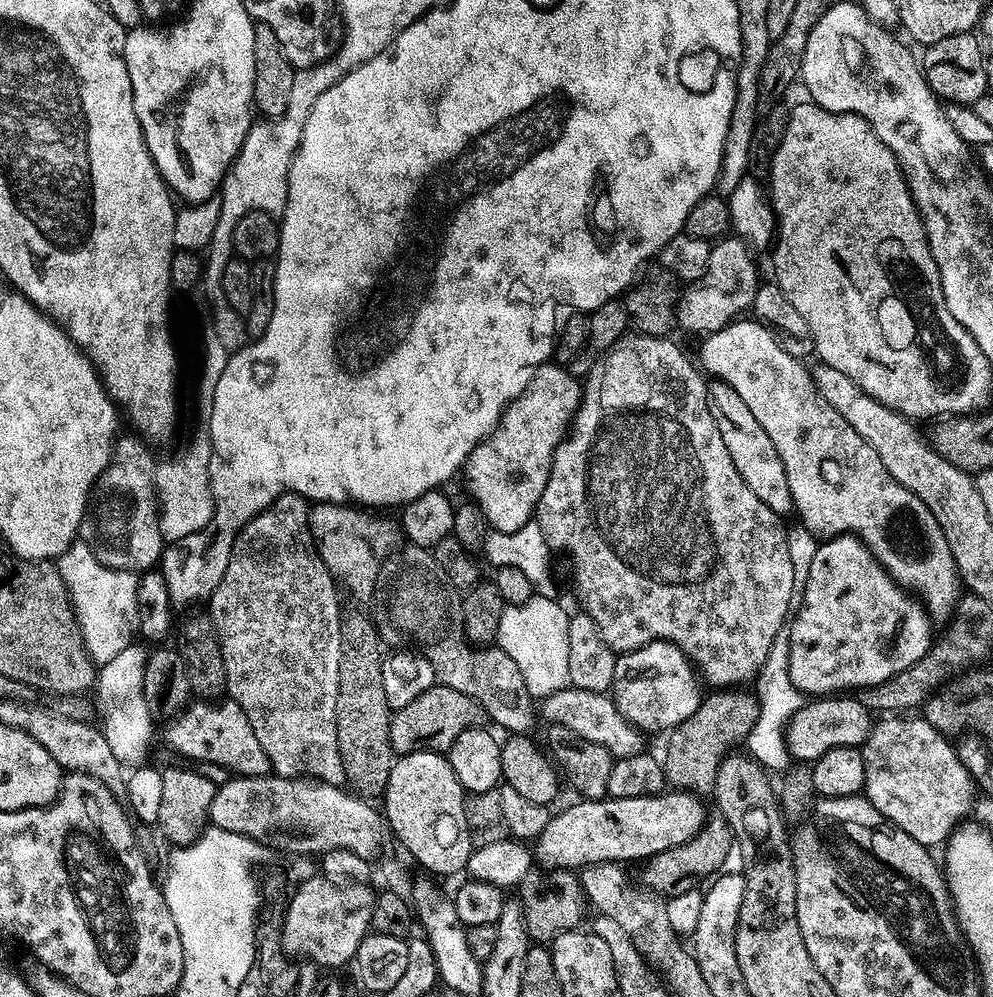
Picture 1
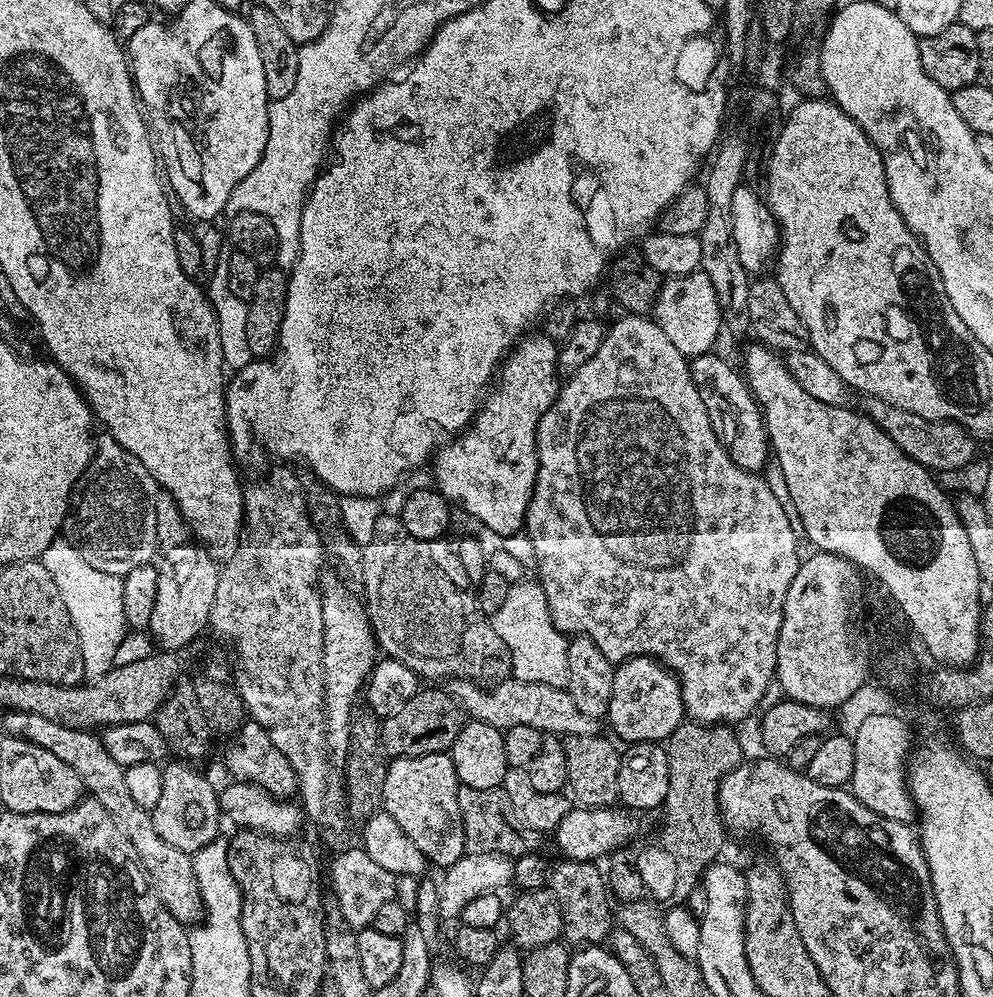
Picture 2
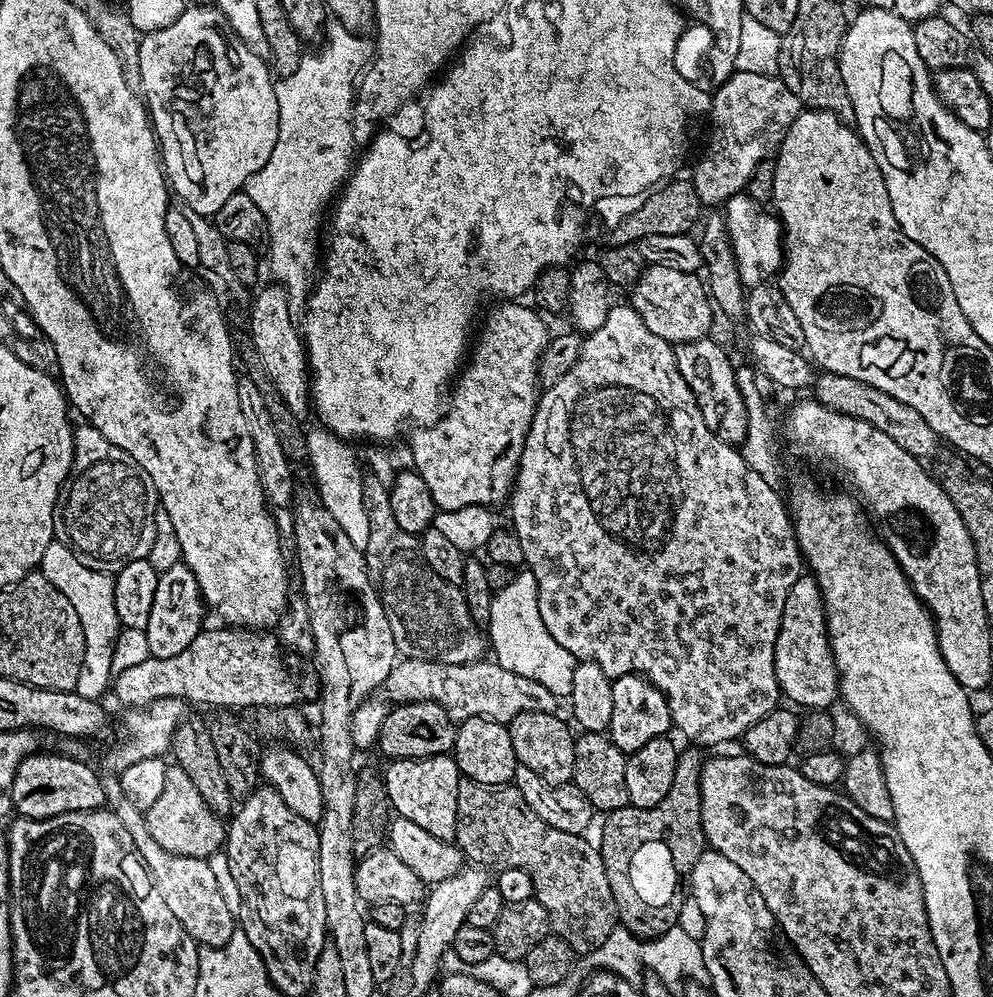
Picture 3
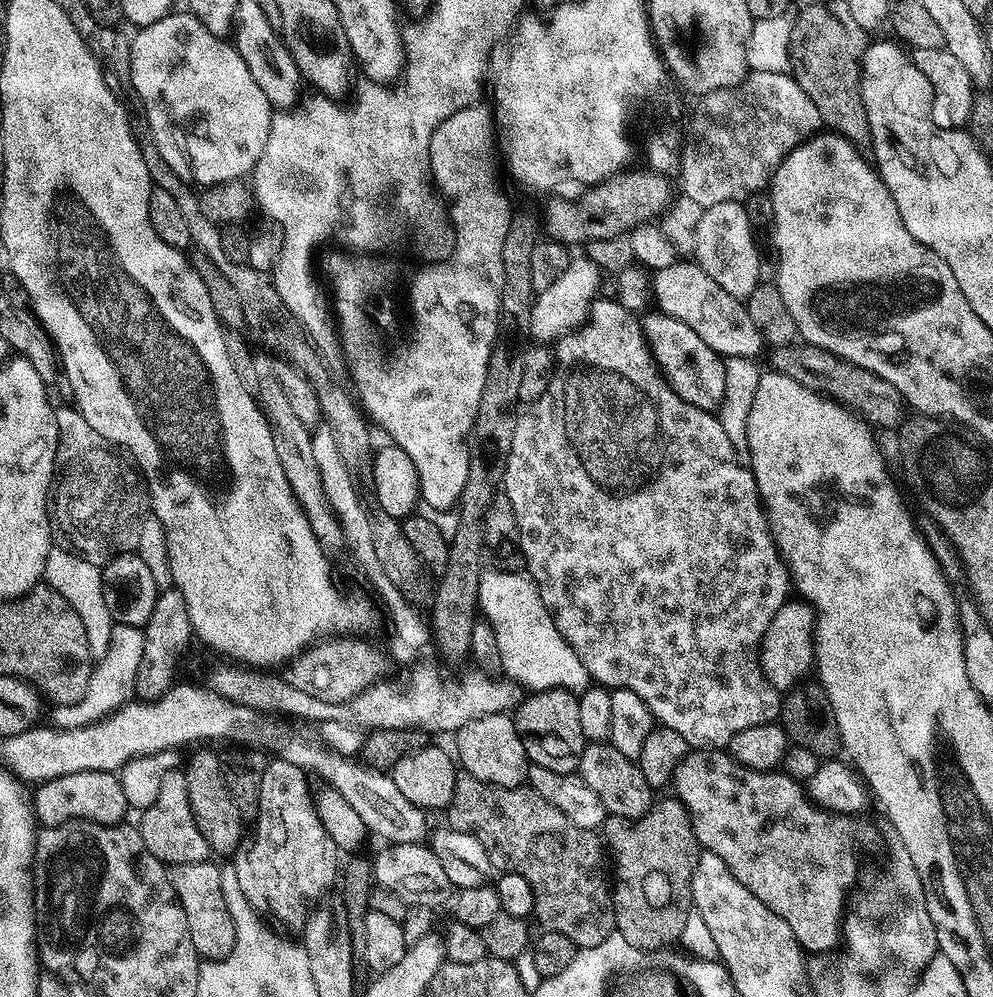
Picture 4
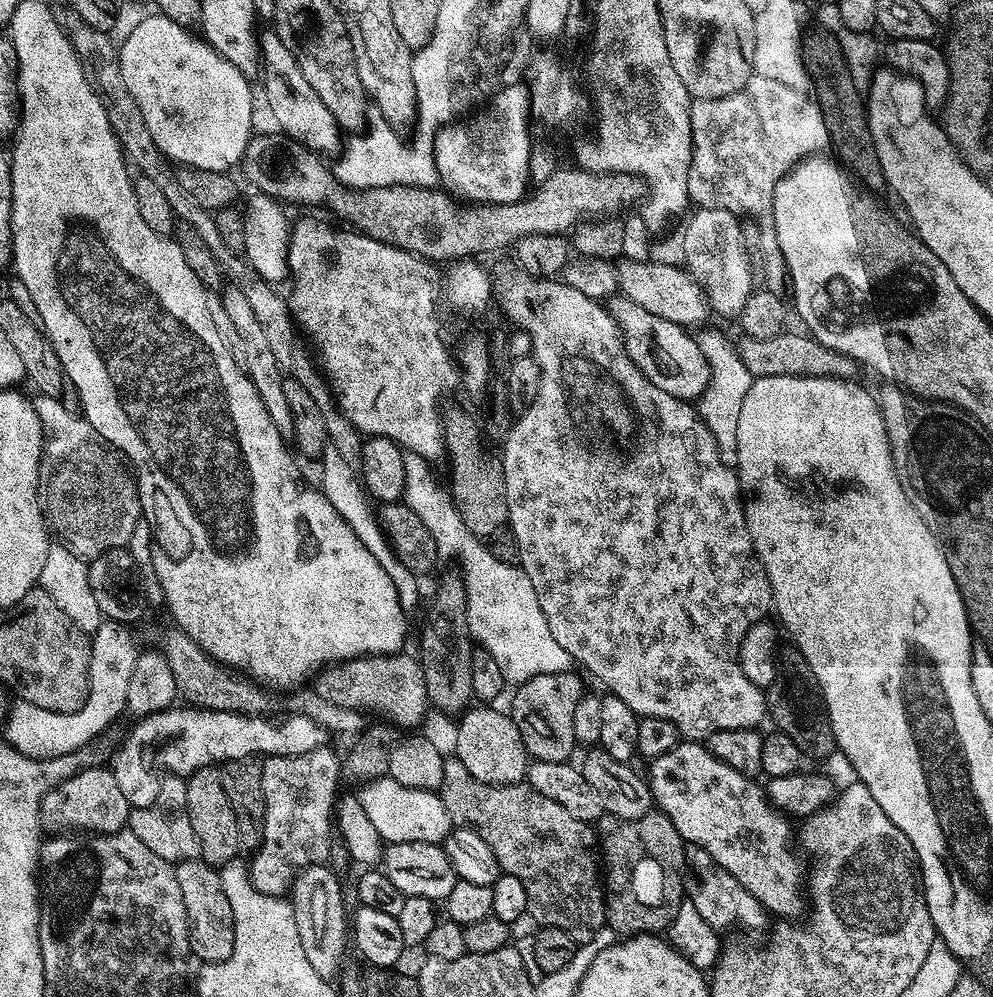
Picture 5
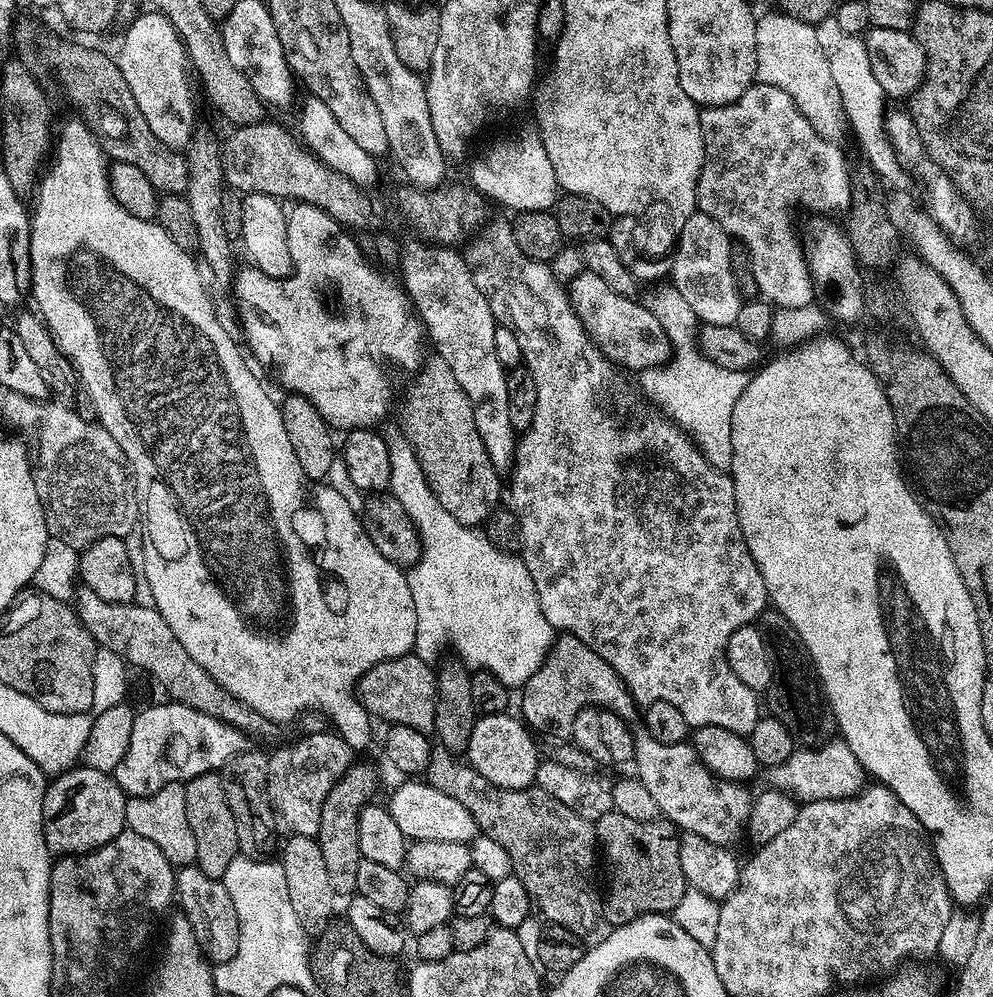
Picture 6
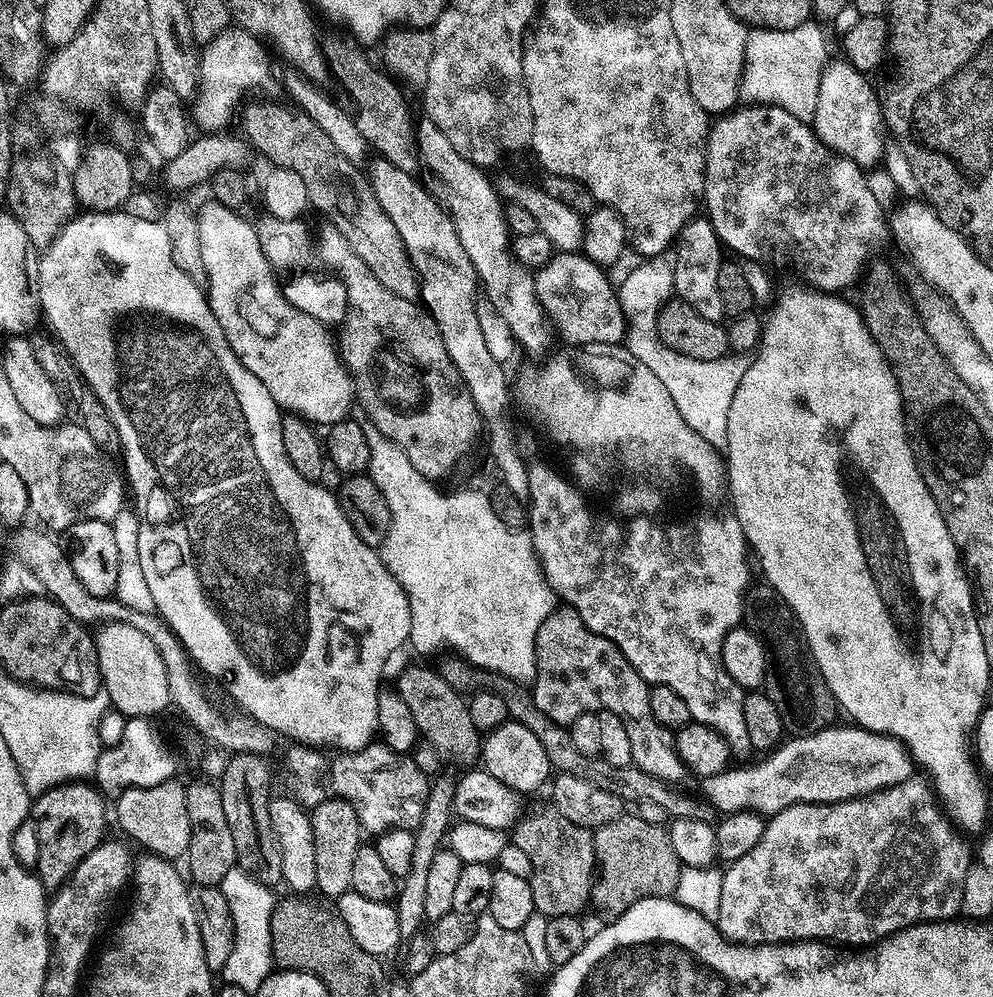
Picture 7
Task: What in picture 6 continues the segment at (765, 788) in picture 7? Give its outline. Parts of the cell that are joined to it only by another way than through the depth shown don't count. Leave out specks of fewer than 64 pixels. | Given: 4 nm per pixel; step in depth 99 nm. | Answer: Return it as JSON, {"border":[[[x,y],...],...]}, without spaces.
{"border":[[[839,738],[829,739],[819,746],[797,747],[790,758],[786,758],[786,762],[767,769],[766,776],[775,791],[787,792],[800,802],[841,800],[857,795],[866,784],[864,767],[858,762],[858,758],[854,758],[854,750],[850,750],[850,746]]]}

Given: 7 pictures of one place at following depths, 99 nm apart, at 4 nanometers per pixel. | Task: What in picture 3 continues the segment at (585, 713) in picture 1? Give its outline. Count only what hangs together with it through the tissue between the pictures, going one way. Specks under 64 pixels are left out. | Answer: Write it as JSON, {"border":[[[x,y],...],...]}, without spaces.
{"border":[[[400,658],[384,680],[382,692],[393,705],[438,702],[457,722],[477,716],[497,720],[500,724],[509,724],[511,720],[518,718],[518,714],[555,713],[558,704],[558,697],[550,690],[546,690],[546,686],[532,681],[531,678],[522,678],[522,674],[510,674],[510,670],[502,670],[500,664],[488,658],[475,660],[469,664]]]}

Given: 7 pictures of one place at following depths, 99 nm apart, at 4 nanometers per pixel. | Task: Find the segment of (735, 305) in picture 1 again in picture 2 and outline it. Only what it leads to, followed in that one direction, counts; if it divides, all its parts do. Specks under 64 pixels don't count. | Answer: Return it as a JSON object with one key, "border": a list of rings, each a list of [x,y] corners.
{"border":[[[702,271],[691,272],[685,276],[674,276],[665,279],[656,296],[654,309],[656,325],[670,338],[670,343],[682,353],[685,358],[701,356],[713,351],[717,346],[716,339],[722,332],[722,317],[718,306],[718,294],[714,294],[714,285]]]}

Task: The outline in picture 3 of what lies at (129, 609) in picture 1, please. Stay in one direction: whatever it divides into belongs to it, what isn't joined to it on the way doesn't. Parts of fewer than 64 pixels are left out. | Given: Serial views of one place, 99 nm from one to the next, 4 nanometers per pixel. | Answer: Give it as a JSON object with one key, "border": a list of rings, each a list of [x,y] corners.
{"border":[[[55,538],[50,546],[44,548],[38,570],[69,600],[70,606],[74,606],[78,614],[78,622],[82,622],[84,669],[78,673],[75,692],[82,694],[82,698],[103,701],[107,692],[109,695],[114,680],[114,642],[121,630],[118,610],[114,610],[114,579],[107,572],[83,564],[70,550],[70,546],[62,546],[62,542]]]}

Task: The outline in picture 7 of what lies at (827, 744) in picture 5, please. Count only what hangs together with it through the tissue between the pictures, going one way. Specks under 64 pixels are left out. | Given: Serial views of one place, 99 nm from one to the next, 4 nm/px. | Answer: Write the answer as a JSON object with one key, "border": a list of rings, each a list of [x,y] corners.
{"border":[[[753,583],[744,593],[742,624],[764,641],[764,649],[768,651],[770,670],[764,676],[762,691],[774,702],[789,737],[818,734],[818,730],[826,730],[837,723],[836,699],[814,662],[796,615],[769,584],[759,583]]]}

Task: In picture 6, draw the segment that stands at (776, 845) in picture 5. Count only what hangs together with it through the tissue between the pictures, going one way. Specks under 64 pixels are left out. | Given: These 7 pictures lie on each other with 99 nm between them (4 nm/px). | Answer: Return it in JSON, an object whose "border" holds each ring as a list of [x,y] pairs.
{"border":[[[642,726],[635,729],[635,734],[634,776],[650,790],[663,819],[676,825],[681,833],[699,834],[708,842],[725,846],[732,846],[739,836],[745,835],[754,796],[744,789],[747,787],[743,783],[719,780],[698,758],[691,743],[658,742]]]}

